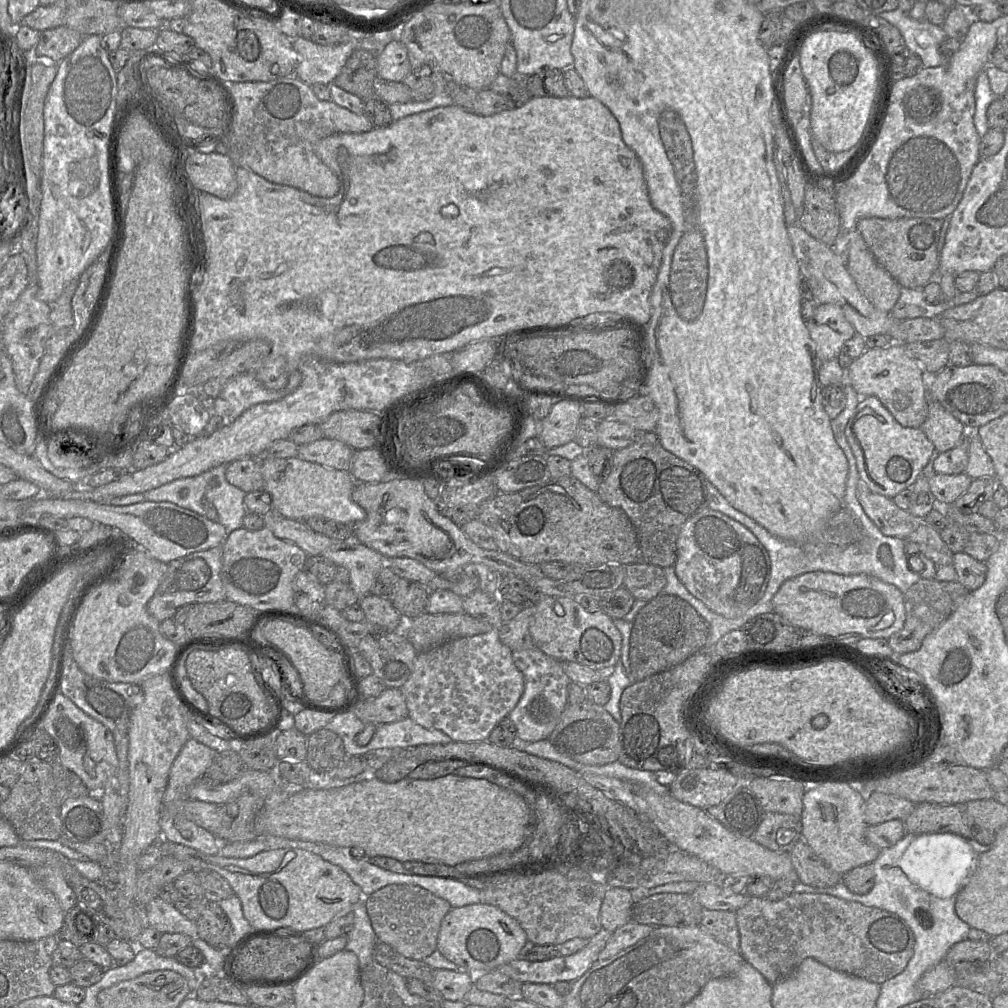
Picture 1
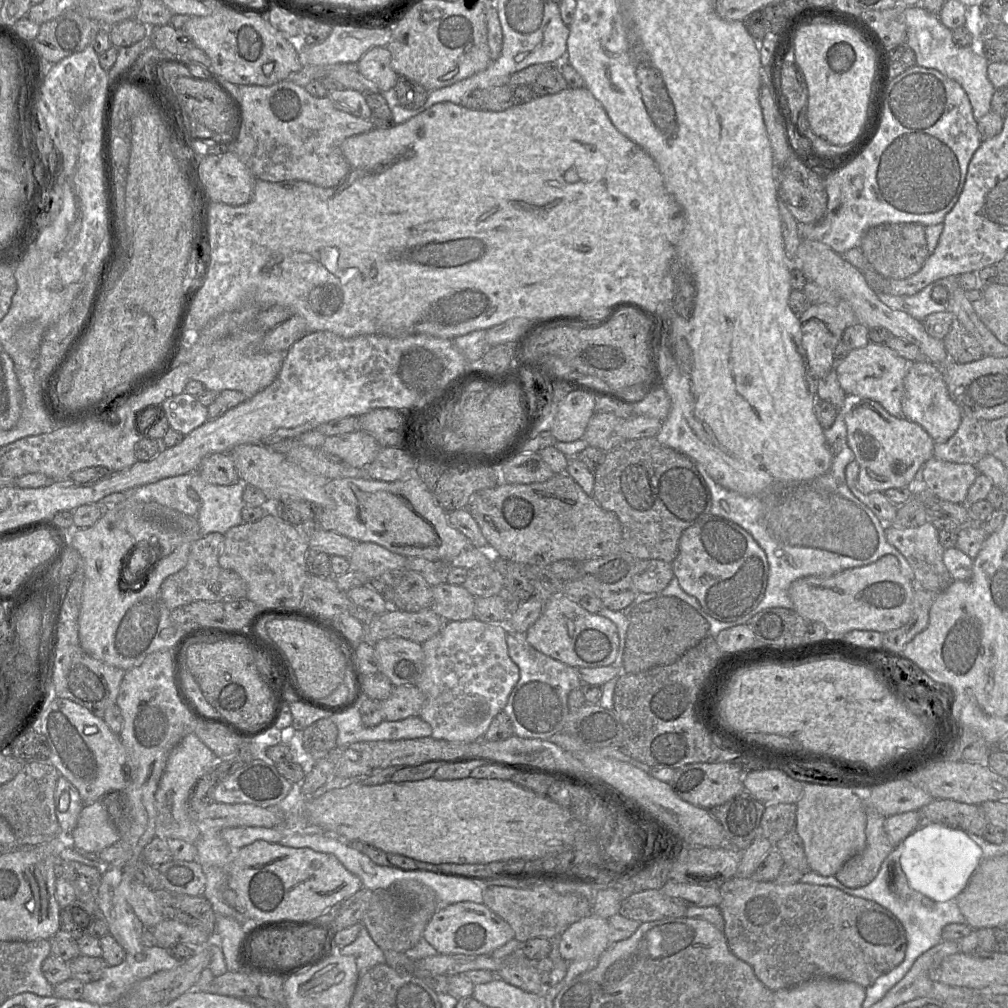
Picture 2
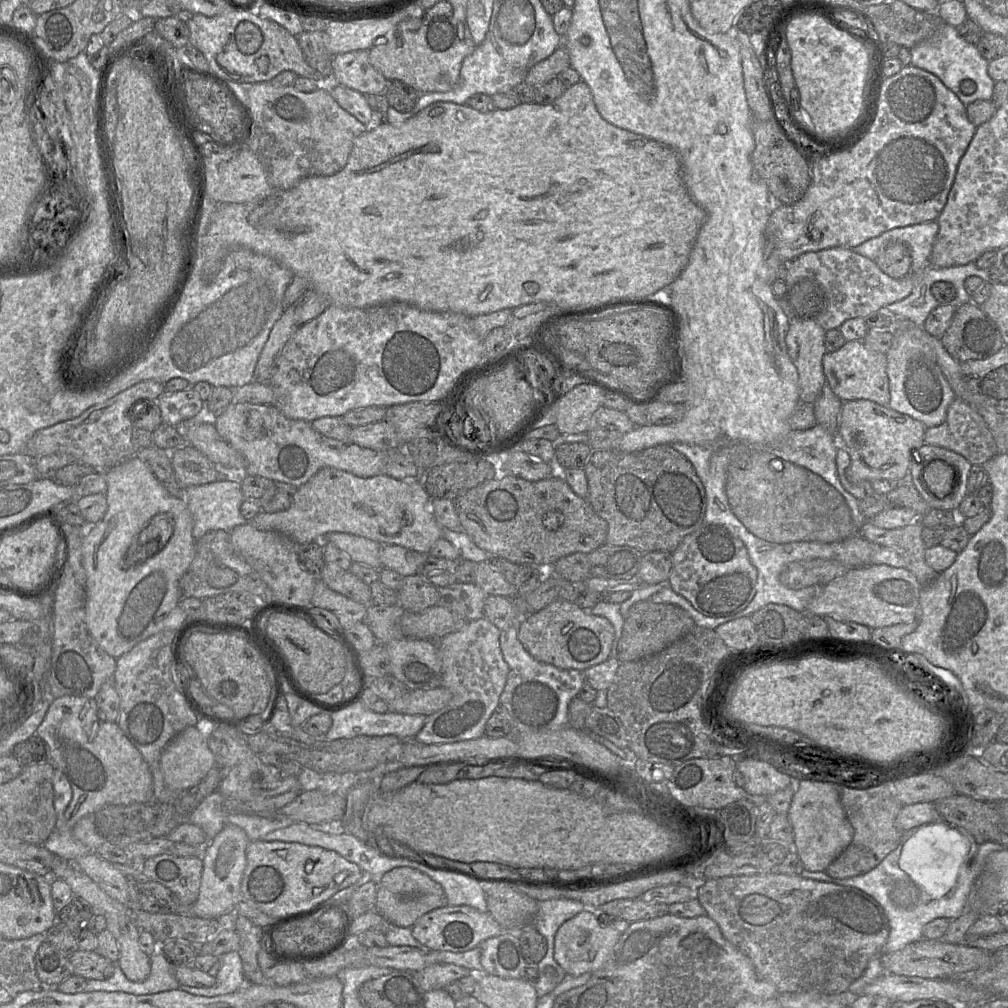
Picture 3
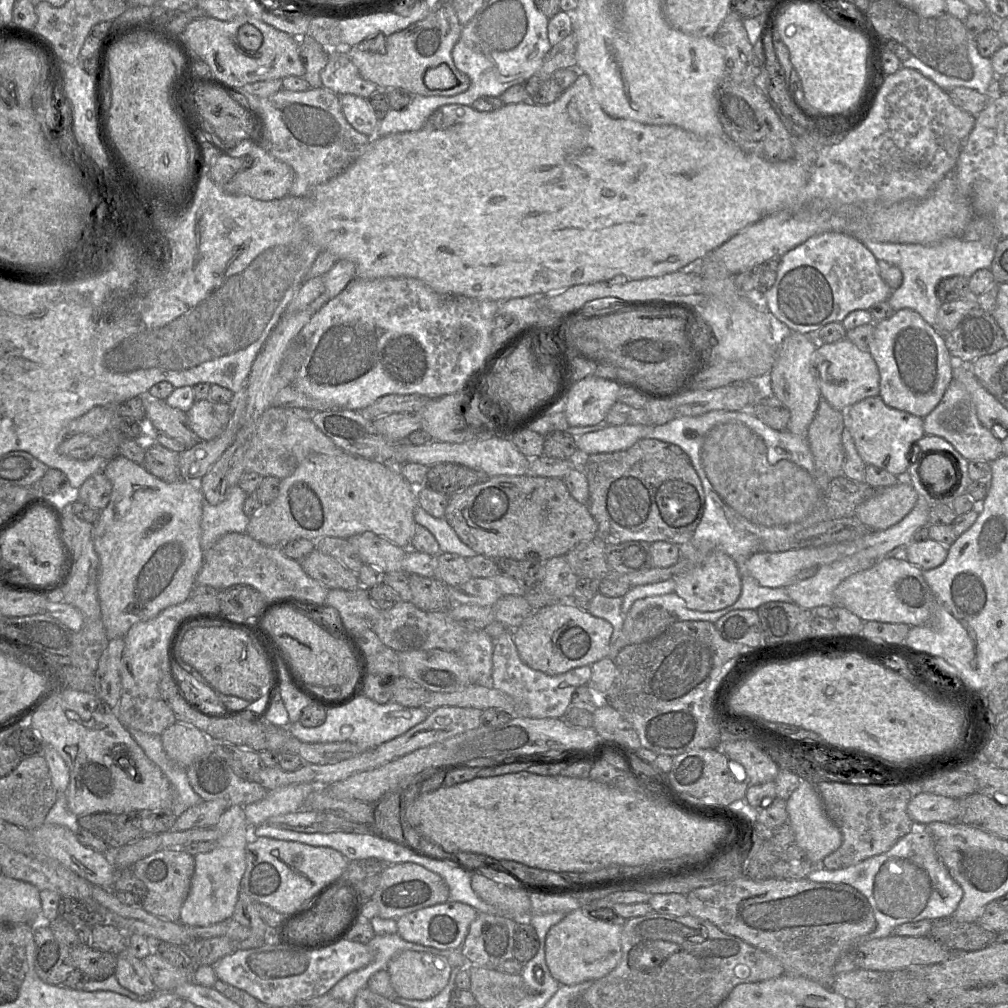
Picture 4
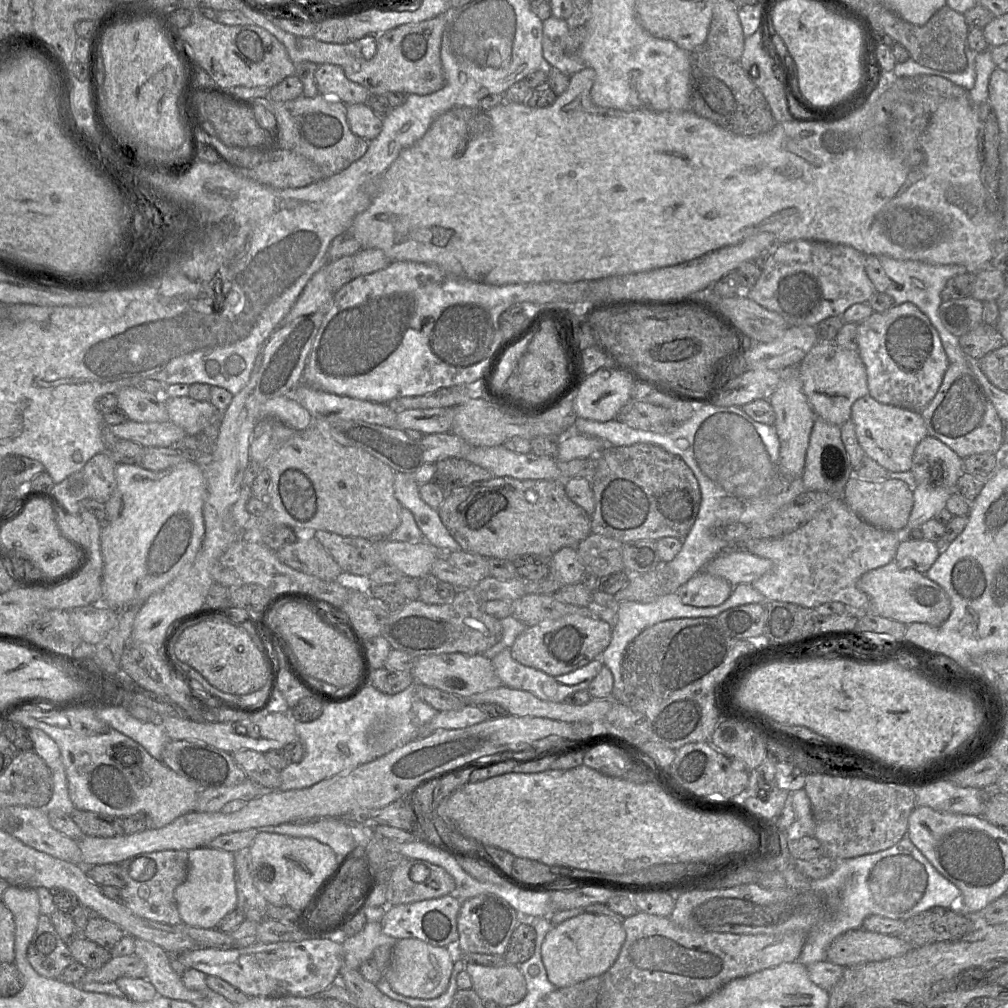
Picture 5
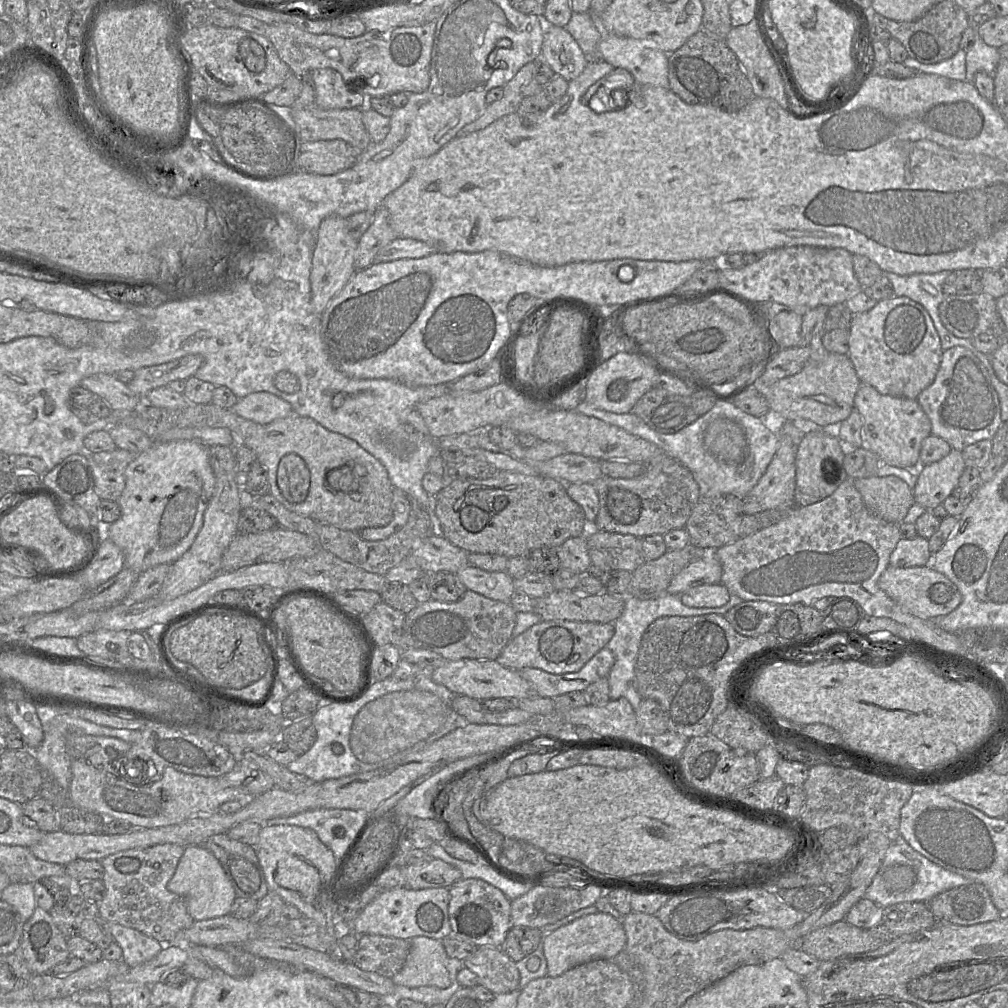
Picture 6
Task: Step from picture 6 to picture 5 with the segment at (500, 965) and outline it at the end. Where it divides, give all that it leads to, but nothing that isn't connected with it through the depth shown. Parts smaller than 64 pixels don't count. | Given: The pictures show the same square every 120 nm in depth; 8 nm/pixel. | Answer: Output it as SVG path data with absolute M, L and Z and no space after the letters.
M467 962L465 970L481 999L492 1000L504 1007L520 1002L527 993L526 980L517 965L499 967Z

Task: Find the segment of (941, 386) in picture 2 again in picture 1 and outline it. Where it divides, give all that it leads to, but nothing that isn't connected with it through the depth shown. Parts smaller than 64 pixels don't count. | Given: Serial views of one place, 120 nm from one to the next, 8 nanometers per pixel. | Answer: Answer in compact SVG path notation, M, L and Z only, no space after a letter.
M928 395L928 415L920 429L933 443L938 452L945 452L955 447L963 435L967 434L966 427L948 412L939 402Z

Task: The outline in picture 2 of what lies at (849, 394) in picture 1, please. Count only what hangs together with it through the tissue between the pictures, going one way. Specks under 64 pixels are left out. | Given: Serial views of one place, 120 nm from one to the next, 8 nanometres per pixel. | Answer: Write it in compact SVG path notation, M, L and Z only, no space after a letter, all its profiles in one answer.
M845 395L845 400L838 410L835 421L830 427L824 429L823 433L832 455L832 462L829 471L817 478L783 485L774 493L742 495L718 484L703 464L695 463L696 468L703 476L710 491L710 514L723 517L747 531L763 549L767 557L769 573L764 596L753 610L739 619L746 618L757 608L759 612L774 607L793 609L793 604L789 597L789 587L797 579L806 576L829 577L846 569L874 563L885 555L896 557L901 573L915 583L913 569L906 558L887 542L885 538L886 525L851 493L846 484L845 468L855 457L847 444L845 416L854 404L861 399L865 398Z

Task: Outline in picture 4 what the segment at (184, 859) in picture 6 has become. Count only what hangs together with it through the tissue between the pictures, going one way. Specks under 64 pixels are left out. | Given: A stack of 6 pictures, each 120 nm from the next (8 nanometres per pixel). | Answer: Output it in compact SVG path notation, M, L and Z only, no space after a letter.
M229 806L216 825L219 837L216 847L194 856L195 871L189 895L181 907L180 922L188 927L209 926L233 917L240 884L246 870L246 846L250 826L243 807Z

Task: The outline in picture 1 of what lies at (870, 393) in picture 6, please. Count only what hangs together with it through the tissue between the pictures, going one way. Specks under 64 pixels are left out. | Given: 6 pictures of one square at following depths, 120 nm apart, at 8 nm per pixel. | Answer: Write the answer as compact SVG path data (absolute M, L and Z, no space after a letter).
M874 396L860 397L845 426L845 436L856 460L859 479L873 493L890 499L914 484L935 450L933 443L920 427L900 425Z

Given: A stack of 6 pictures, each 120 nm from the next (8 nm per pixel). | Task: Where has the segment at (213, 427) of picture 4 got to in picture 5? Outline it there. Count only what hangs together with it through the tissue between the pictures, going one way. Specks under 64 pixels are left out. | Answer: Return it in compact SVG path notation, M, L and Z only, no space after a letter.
M189 396L166 398L166 407L170 421L181 427L187 435L199 435L212 423L219 423L222 413L217 412L210 401L198 401Z

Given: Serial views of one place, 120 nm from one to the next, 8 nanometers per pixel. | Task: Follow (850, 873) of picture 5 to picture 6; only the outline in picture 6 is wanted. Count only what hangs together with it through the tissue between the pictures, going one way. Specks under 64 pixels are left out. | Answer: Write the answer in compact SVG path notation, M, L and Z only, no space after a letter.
M901 836L892 841L881 866L864 897L882 908L903 902L928 903L933 897L948 889L973 882L951 872L912 848Z

